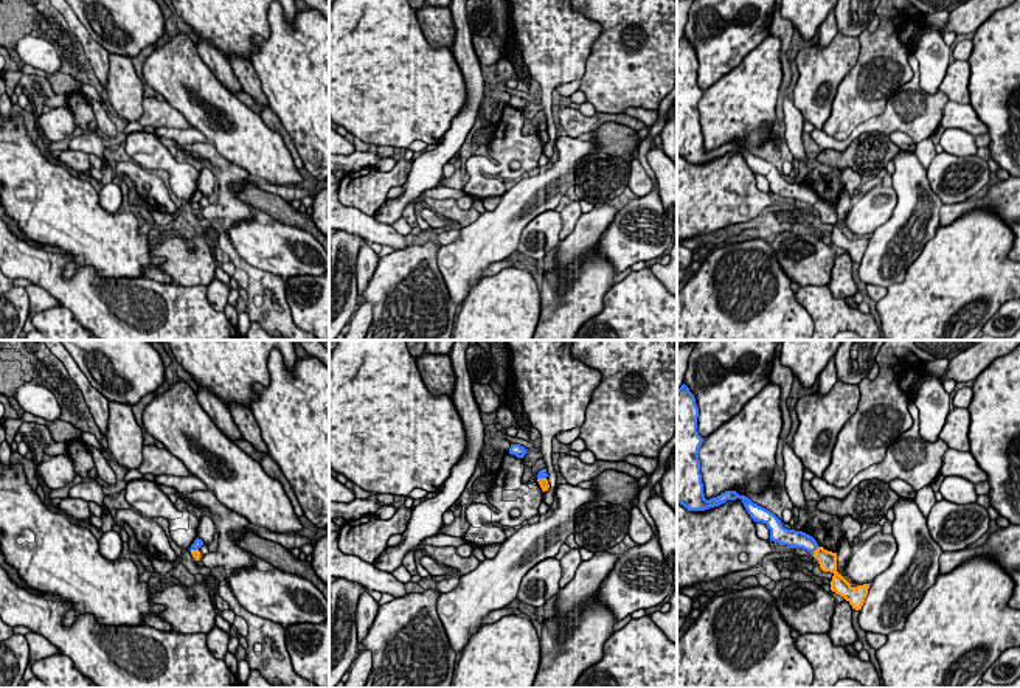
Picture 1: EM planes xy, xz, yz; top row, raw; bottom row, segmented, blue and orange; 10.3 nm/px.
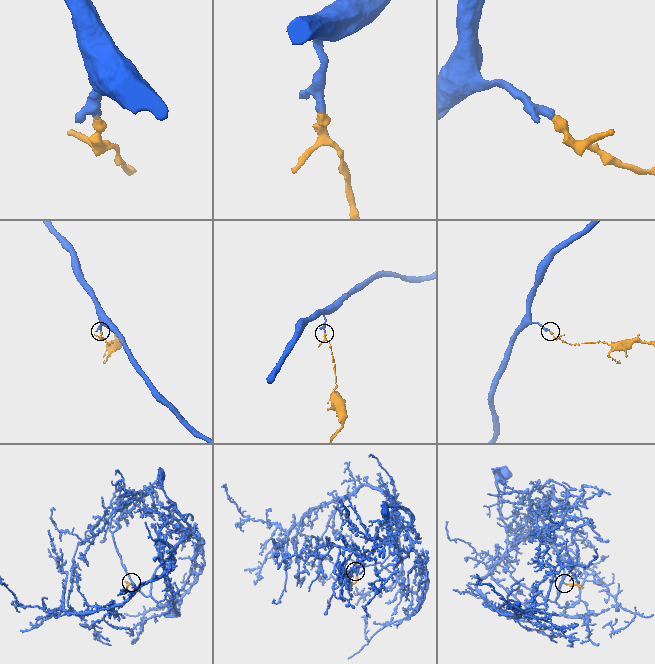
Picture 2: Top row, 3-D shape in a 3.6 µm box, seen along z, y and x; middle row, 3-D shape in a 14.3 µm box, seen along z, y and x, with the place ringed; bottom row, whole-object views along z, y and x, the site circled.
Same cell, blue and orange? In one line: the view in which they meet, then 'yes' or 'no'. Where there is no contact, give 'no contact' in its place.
yz | no

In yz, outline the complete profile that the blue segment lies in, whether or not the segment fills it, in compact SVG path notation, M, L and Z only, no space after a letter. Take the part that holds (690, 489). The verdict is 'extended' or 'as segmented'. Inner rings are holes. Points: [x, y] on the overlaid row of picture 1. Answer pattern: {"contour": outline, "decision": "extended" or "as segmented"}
{"contour": "M683 384L677 390L677 503L688 511L705 511L727 500L741 499L750 517L767 525L770 540L790 548L803 548L814 554L818 544L812 536L784 528L773 513L753 503L748 497L739 495L736 491L725 491L709 500L705 499L699 460L703 438L697 432L697 418L696 398Z", "decision": "as segmented"}

